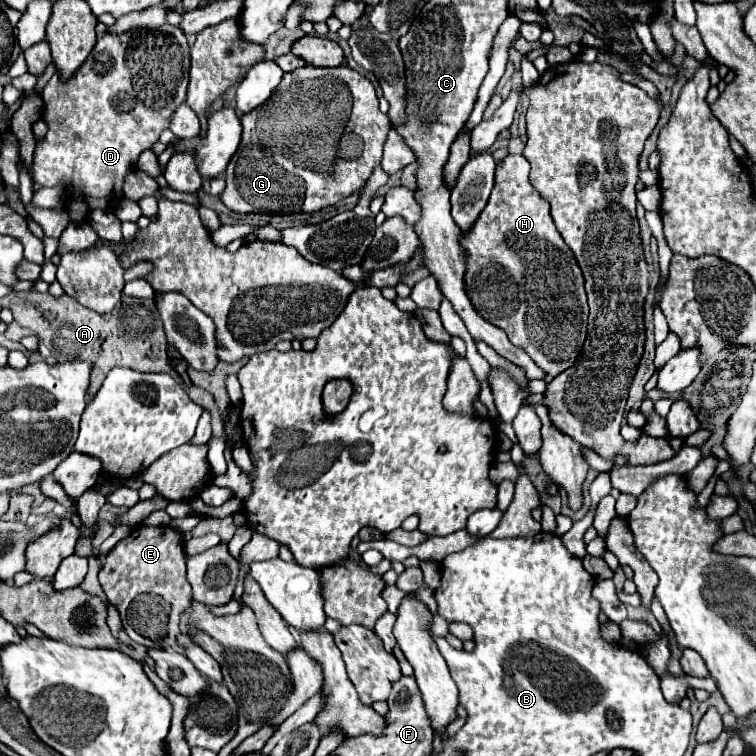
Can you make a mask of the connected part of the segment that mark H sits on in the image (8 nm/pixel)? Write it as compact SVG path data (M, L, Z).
M507 155L501 163L497 163L495 185L489 201L473 227L459 237L459 243L467 253L465 291L475 311L485 321L503 329L513 345L521 347L541 369L545 369L547 375L551 375L549 379L569 369L581 353L587 337L589 309L583 273L573 251L567 247L551 219L549 203L541 199L539 191L529 183L529 161L523 155Z

